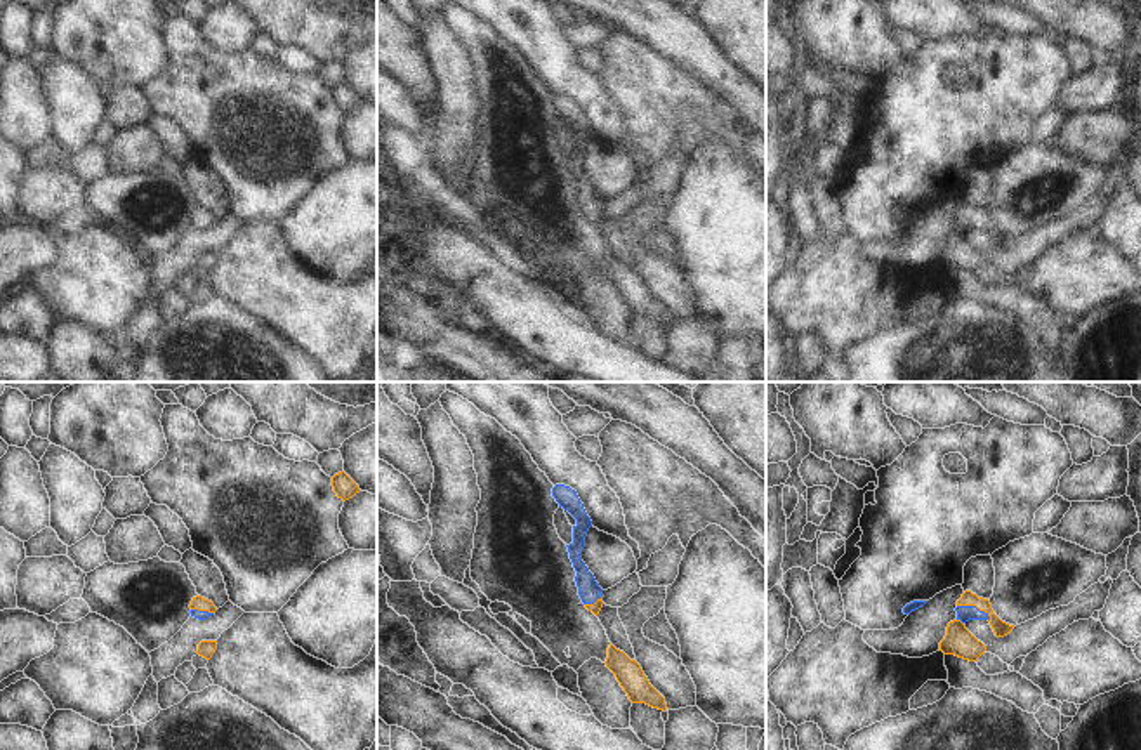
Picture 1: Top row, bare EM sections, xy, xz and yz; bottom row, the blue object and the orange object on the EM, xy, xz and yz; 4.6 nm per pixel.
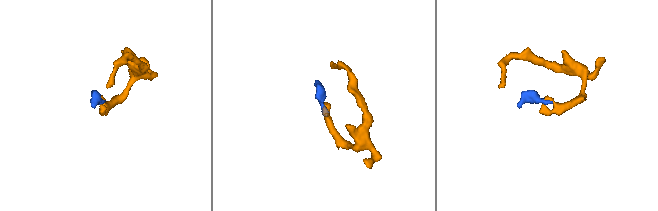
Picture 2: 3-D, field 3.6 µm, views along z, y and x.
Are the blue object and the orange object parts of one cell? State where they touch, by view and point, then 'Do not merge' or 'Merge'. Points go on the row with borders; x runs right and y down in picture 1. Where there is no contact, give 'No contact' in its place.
Touches blue at yz (975, 606). Merge.

